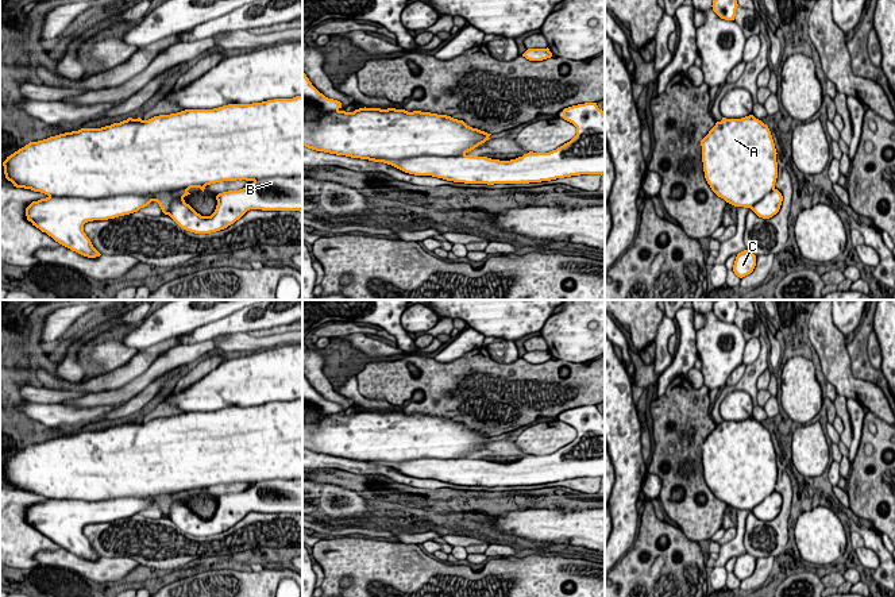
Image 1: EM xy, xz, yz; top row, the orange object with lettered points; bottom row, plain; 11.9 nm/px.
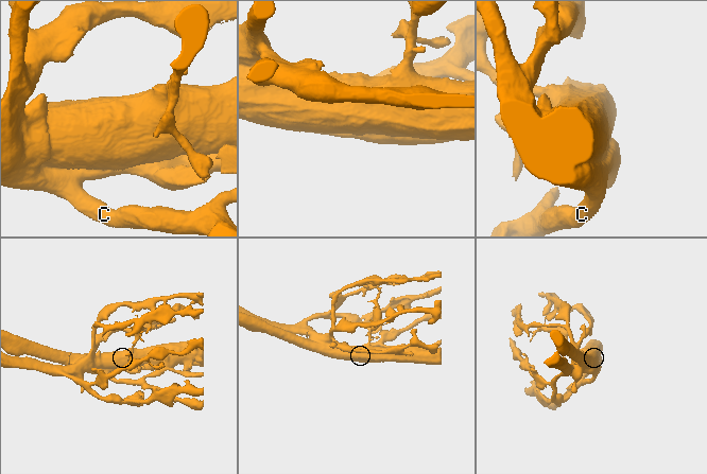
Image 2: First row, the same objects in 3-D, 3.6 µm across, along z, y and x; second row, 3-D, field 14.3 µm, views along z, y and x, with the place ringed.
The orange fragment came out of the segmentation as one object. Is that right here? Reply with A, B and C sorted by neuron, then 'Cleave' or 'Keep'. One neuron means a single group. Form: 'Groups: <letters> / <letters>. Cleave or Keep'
Groups: A / B C. Cleave

